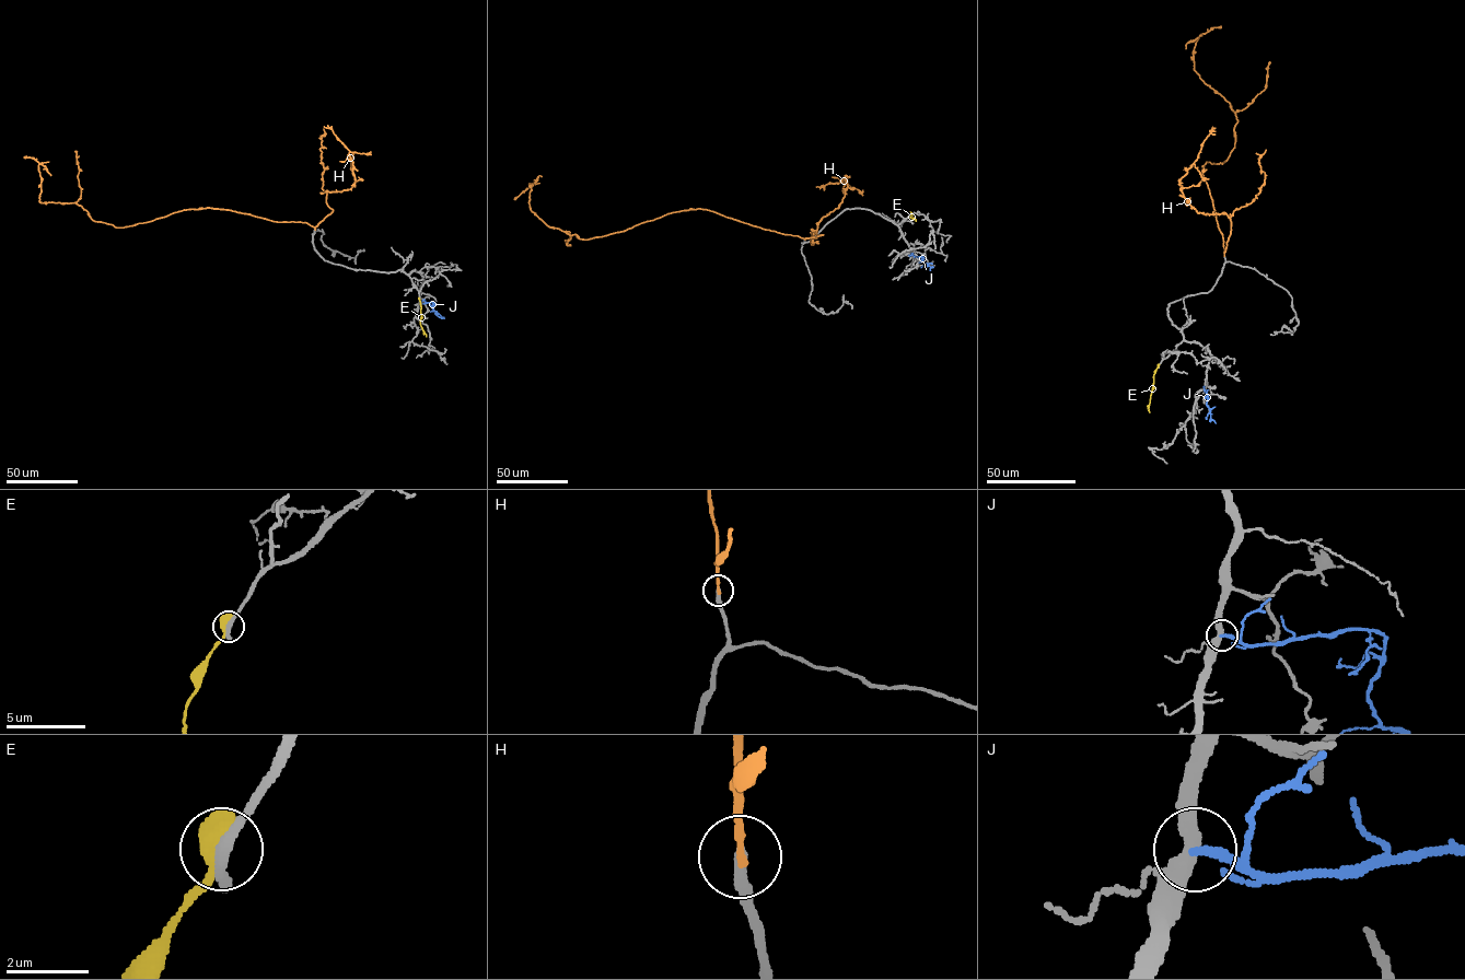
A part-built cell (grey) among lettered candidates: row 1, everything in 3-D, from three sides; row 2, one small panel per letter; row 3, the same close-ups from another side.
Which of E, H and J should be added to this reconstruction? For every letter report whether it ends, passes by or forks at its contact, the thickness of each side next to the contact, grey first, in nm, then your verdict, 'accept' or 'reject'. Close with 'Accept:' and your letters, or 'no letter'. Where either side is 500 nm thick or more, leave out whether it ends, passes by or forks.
E: 400/600 nm | reject
H: it ends | 280/220 nm | reject
J: it ends | 320/240 nm | reject
Accept: no letter

